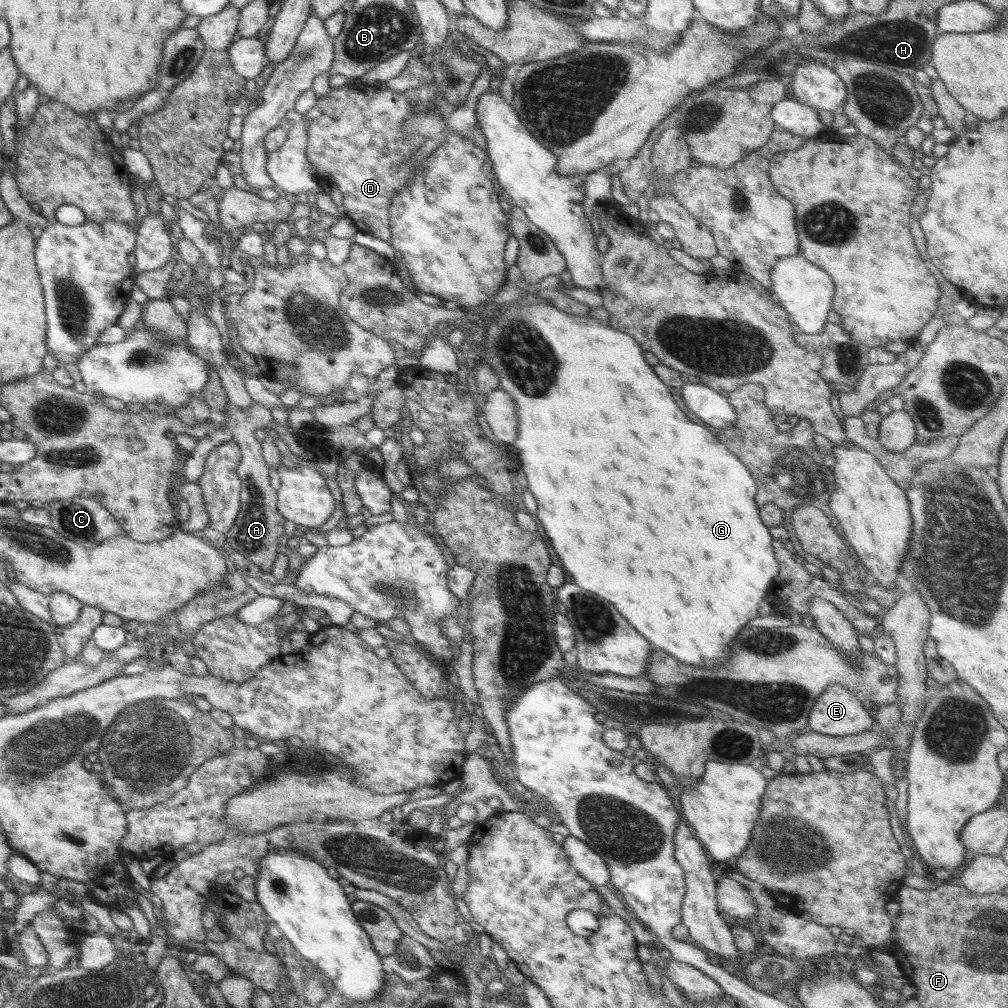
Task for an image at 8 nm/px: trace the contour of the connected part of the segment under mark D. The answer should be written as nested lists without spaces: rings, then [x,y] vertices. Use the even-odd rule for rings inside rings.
[[[433,80],[429,85],[404,93],[380,90],[374,85],[365,91],[349,87],[331,89],[326,96],[317,98],[316,106],[322,115],[309,120],[305,155],[316,174],[324,179],[324,184],[331,178],[336,188],[340,189],[346,215],[359,232],[389,242],[392,233],[389,219],[391,200],[396,191],[406,186],[406,182],[409,184],[414,174],[410,166],[406,168],[402,162],[406,162],[412,152],[428,139],[417,132],[406,132],[404,135],[400,126],[418,109],[442,115],[434,105],[434,96],[440,94],[443,97],[444,93]]]

